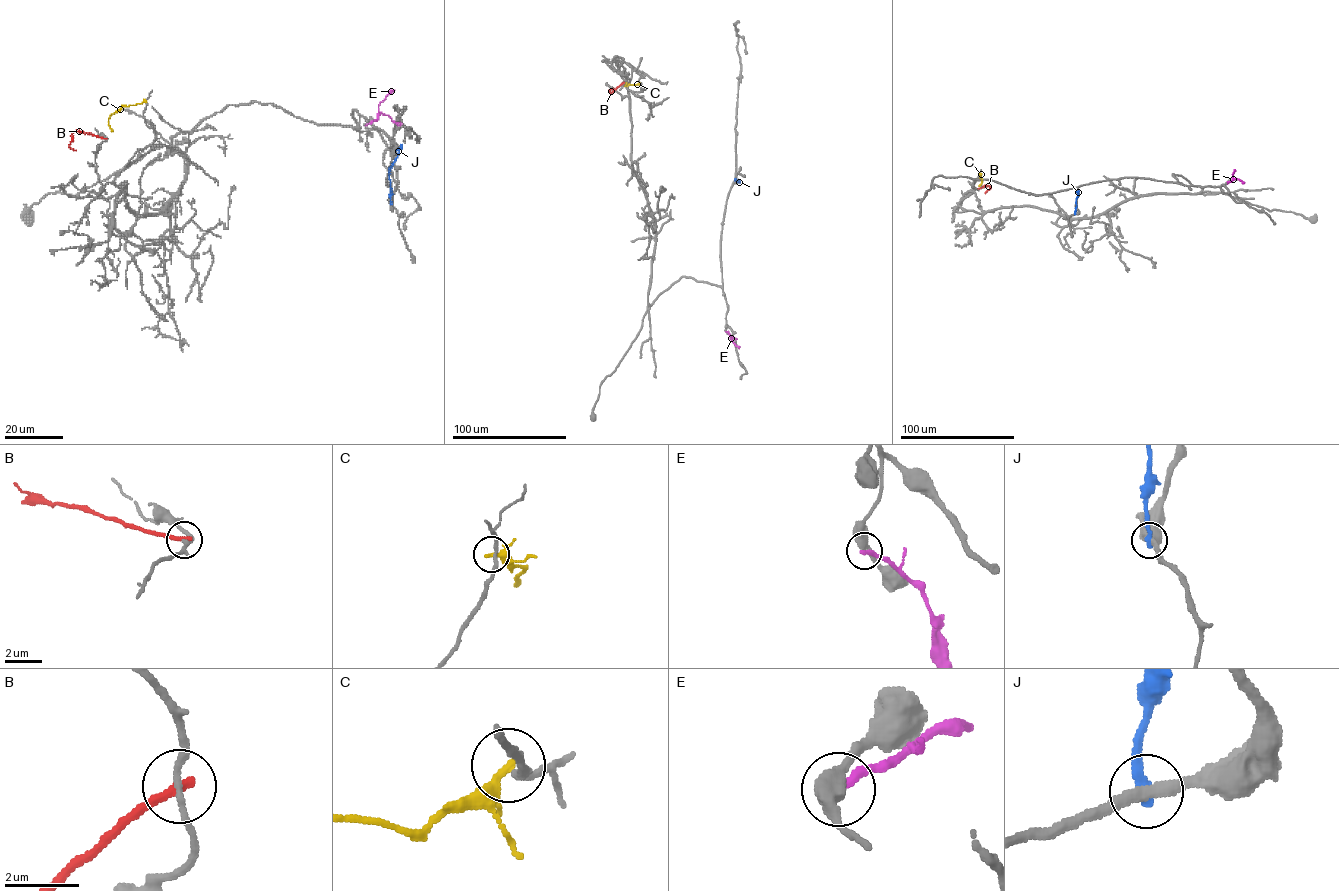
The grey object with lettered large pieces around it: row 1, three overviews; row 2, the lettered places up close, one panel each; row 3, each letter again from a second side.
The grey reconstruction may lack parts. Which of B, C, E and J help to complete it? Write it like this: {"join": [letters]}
{"join": []}

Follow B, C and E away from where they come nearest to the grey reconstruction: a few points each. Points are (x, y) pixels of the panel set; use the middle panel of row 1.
B: (624, 82), (610, 94), (612, 89)
C: (639, 83), (624, 86), (626, 82)
E: (726, 331), (739, 347)

